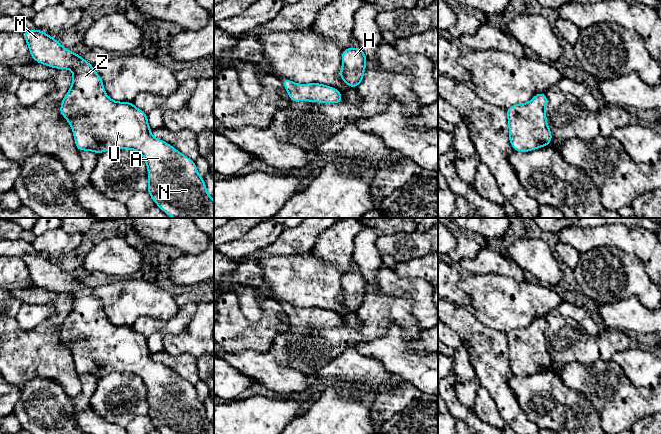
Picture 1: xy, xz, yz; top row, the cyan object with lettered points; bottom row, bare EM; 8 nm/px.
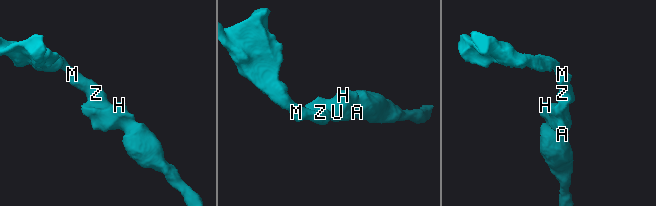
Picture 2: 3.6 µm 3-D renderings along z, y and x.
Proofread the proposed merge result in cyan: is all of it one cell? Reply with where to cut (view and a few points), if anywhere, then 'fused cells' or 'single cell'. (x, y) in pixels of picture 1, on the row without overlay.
no cut | single cell

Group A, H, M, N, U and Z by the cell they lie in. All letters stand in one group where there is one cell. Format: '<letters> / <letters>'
A H M N U Z

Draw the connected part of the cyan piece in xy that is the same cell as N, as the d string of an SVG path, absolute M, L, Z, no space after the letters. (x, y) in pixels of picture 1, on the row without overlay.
M28 254L22 259L28 267L30 280L36 286L50 292L71 293L73 296L72 309L61 326L60 338L72 351L79 375L90 374L100 378L112 372L135 374L147 388L147 416L160 433L214 434L214 424L208 419L205 405L199 399L195 386L165 365L153 361L146 337L136 332L133 326L111 324L93 289L63 271L50 259L42 254Z

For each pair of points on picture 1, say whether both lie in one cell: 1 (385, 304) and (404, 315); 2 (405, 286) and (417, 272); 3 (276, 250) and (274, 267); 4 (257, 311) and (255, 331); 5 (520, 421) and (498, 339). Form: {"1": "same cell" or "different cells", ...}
{"1": "same cell", "2": "different cells", "3": "different cells", "4": "different cells", "5": "same cell"}

